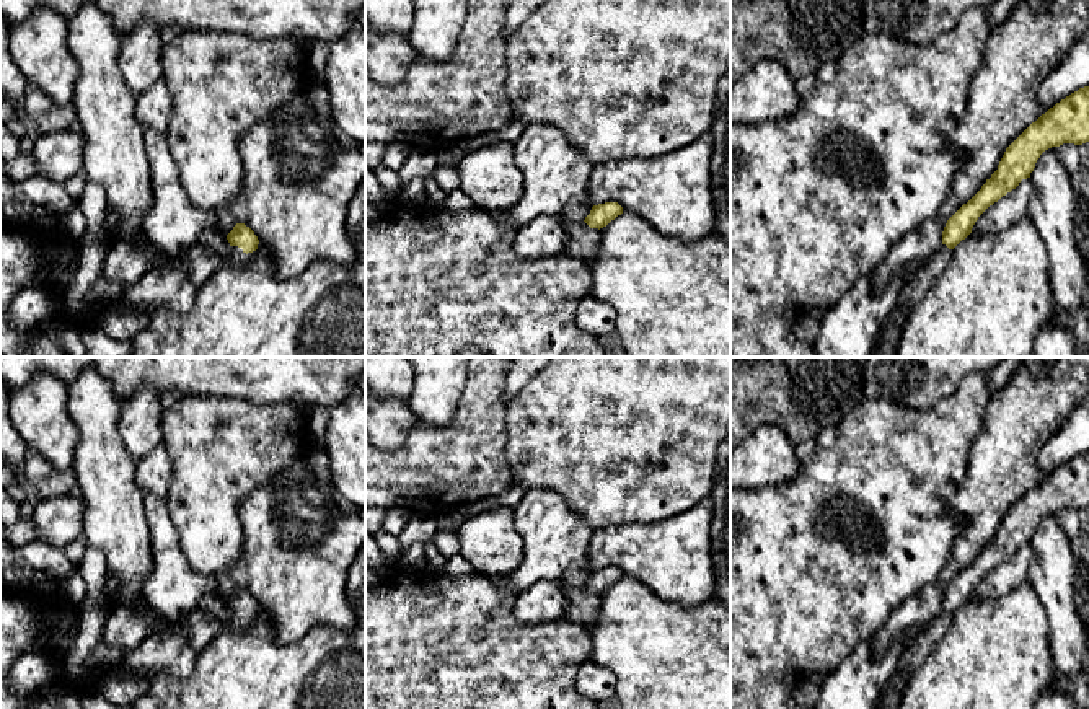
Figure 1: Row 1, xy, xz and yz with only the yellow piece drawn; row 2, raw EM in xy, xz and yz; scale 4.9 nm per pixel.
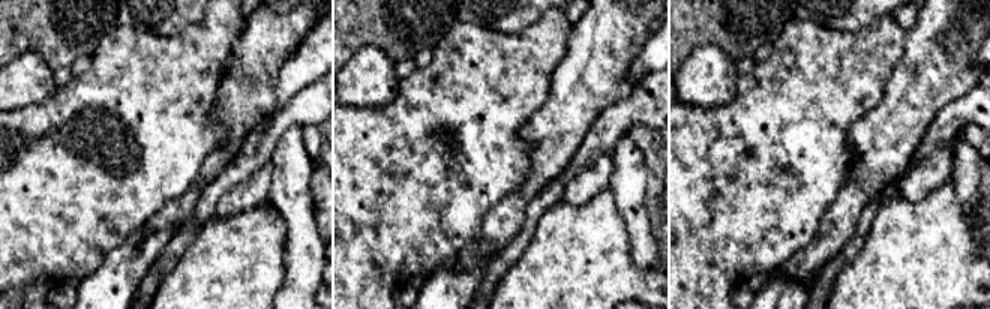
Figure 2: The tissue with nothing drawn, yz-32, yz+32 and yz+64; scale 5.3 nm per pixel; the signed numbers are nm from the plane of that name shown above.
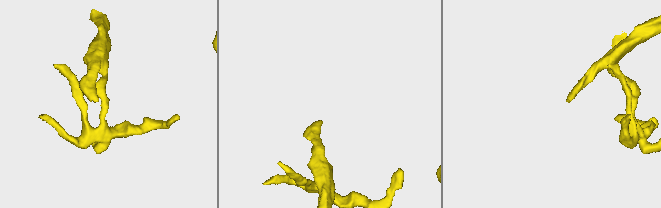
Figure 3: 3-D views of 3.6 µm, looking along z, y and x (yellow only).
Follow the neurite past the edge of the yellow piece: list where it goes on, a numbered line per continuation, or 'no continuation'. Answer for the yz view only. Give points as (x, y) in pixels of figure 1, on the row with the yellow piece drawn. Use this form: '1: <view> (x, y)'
1: yz (913, 290)

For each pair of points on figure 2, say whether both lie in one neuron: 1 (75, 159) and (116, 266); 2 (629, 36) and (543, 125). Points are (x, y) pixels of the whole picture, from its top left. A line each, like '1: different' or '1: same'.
1: different
2: same

